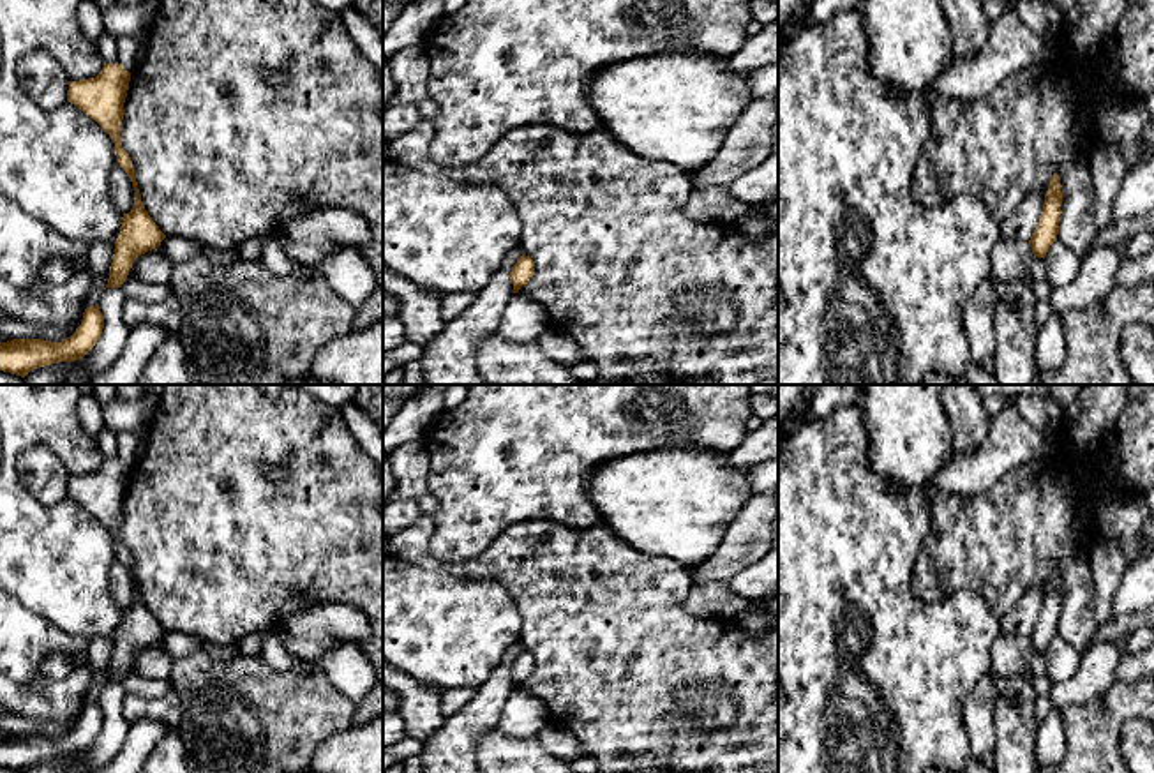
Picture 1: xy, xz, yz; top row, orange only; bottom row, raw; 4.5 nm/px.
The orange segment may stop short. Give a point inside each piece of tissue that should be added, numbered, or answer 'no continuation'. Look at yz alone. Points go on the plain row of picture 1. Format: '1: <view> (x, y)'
no continuation

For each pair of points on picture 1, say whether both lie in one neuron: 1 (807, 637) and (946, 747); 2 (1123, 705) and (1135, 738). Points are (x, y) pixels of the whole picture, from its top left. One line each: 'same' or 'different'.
1: same
2: different

